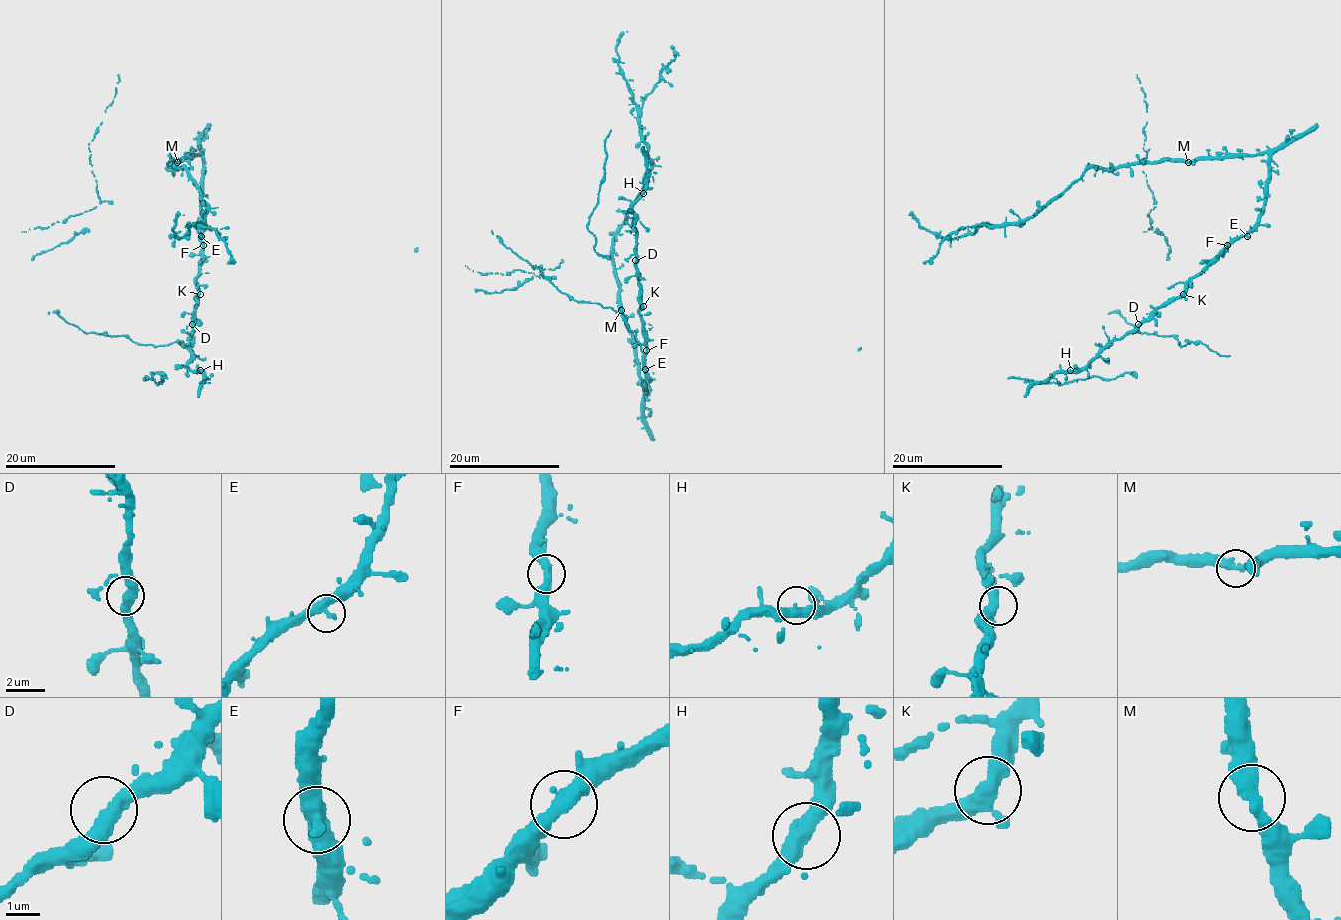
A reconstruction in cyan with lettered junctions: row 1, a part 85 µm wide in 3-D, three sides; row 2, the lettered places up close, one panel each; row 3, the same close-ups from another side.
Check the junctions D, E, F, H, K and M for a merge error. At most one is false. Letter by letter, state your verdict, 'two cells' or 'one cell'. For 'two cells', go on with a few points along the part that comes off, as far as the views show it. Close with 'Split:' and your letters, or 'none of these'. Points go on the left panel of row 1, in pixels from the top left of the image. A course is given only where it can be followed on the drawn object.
D: one cell
E: one cell
F: one cell
H: one cell
K: one cell
M: one cell
Split: none of these

